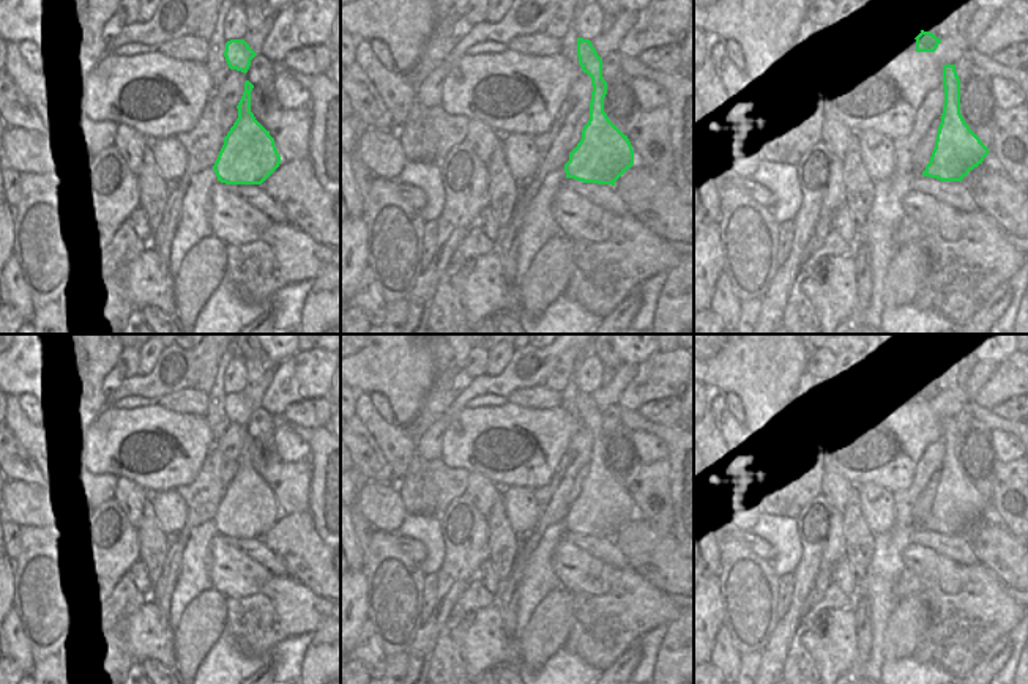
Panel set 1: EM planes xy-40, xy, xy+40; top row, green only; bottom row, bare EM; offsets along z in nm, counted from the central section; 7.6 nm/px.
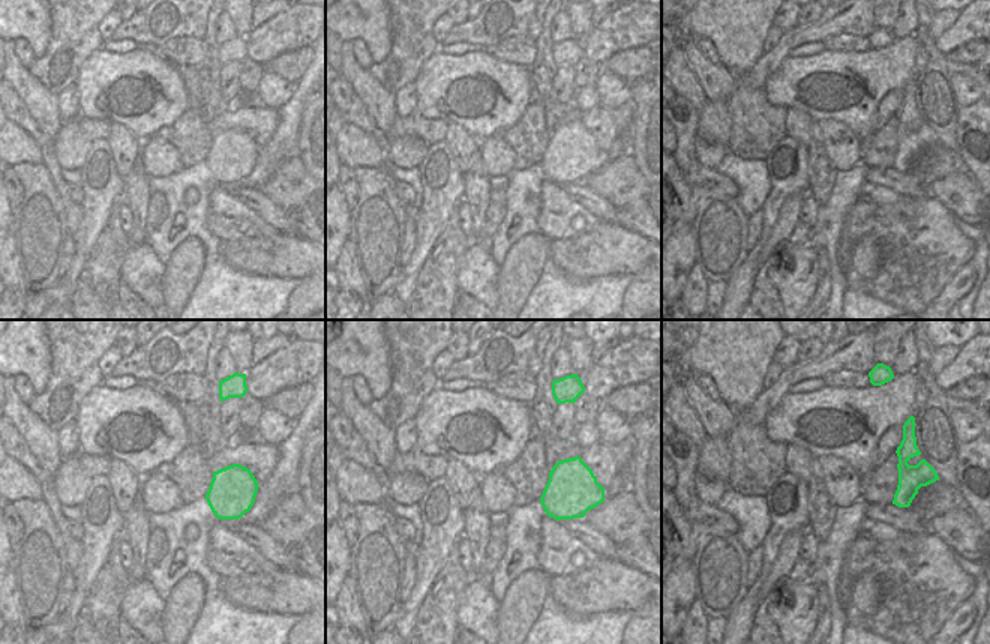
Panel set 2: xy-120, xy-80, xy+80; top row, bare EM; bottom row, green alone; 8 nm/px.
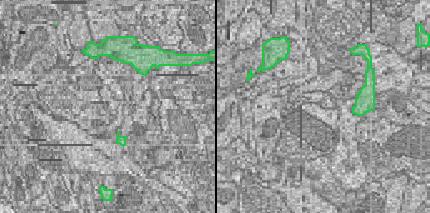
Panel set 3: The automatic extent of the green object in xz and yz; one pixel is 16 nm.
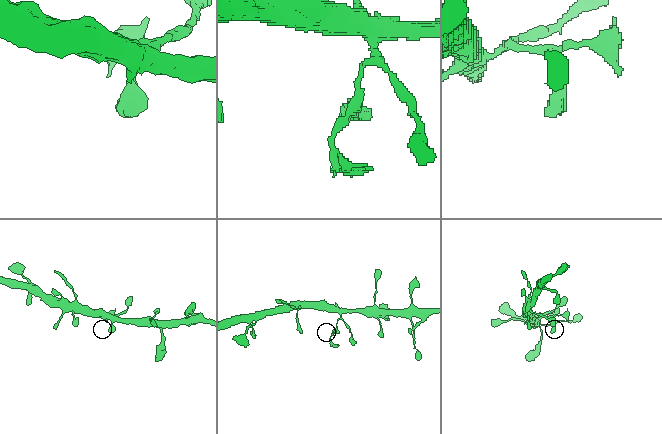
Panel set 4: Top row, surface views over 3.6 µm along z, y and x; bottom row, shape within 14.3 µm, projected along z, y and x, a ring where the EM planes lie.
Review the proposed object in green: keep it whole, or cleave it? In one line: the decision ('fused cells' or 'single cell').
single cell

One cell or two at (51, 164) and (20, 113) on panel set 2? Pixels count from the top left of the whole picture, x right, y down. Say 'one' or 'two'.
one

